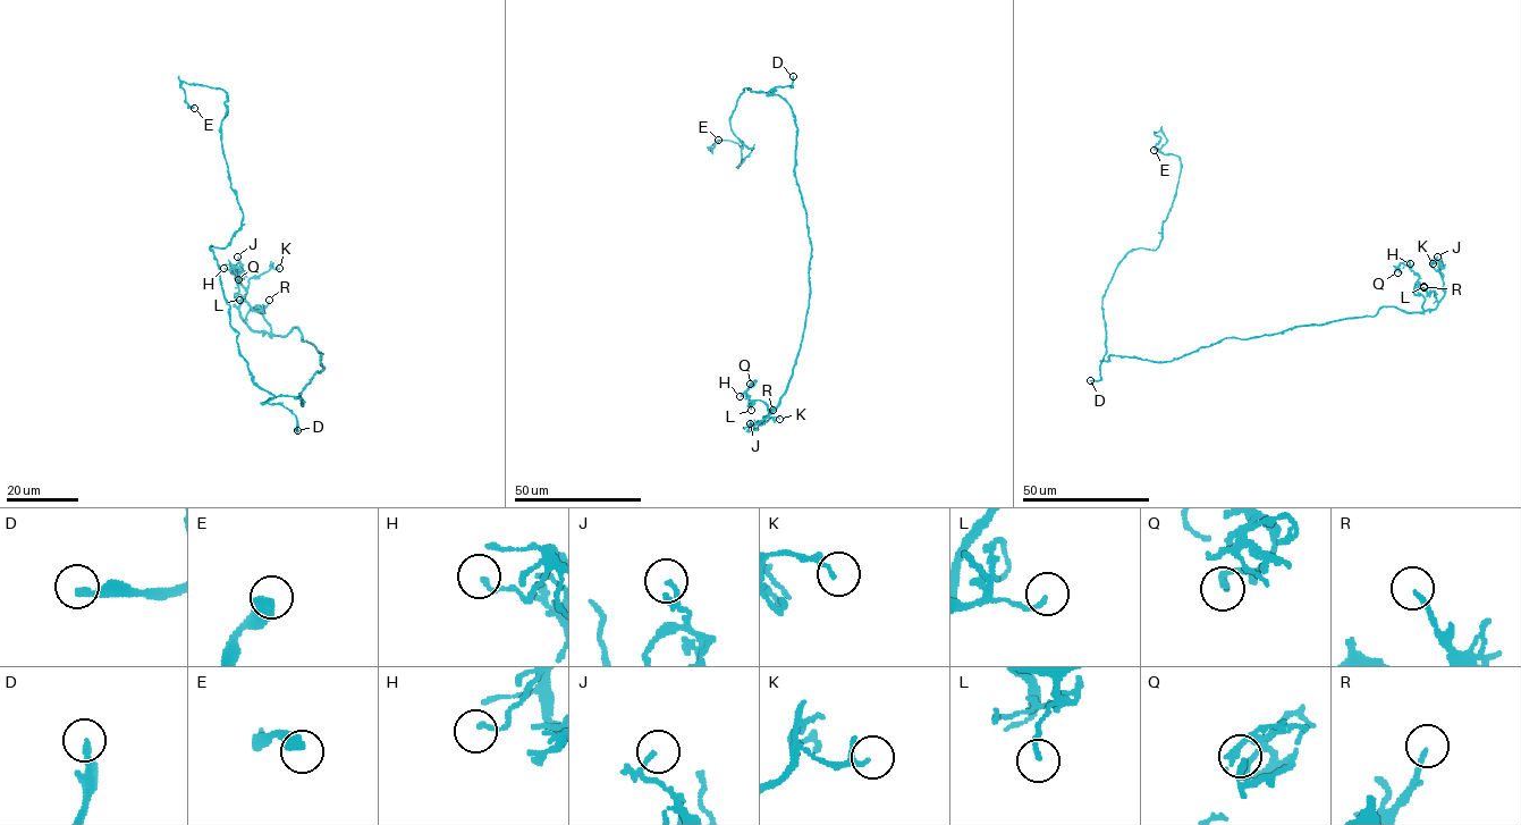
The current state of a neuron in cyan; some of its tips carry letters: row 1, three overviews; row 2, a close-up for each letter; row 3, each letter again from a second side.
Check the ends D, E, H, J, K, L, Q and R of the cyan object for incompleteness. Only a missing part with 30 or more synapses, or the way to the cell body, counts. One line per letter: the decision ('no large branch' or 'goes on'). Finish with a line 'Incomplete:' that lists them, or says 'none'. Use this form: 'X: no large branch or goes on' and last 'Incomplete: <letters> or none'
D: goes on
E: no large branch
H: no large branch
J: no large branch
K: no large branch
L: no large branch
Q: no large branch
R: no large branch
Incomplete: D

